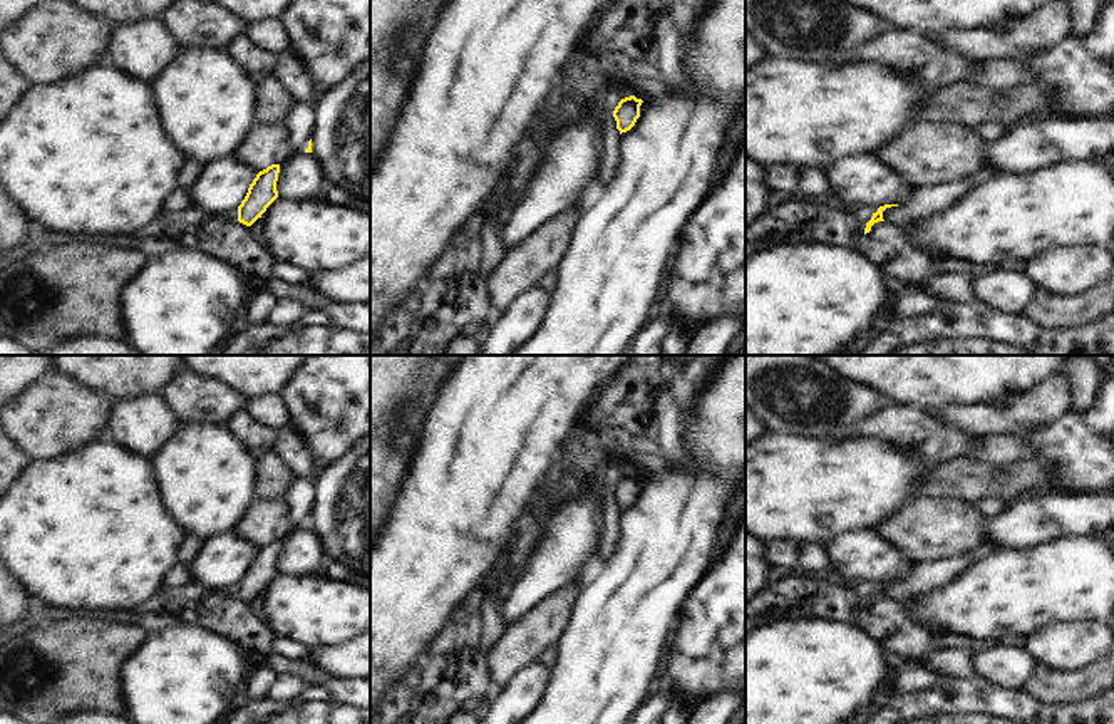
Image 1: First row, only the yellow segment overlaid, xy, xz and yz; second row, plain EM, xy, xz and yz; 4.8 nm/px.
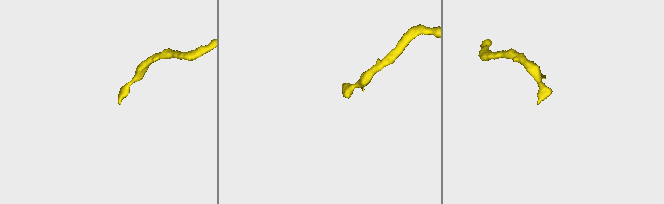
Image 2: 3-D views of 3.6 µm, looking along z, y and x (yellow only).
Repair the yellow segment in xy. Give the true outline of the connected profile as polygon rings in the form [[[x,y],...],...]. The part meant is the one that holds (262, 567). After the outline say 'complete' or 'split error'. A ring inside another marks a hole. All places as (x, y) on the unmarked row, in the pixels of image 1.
[[[271,540],[256,550],[256,553],[248,563],[245,575],[238,582],[240,598],[251,602],[278,573],[276,566],[278,548],[280,540]]] | complete

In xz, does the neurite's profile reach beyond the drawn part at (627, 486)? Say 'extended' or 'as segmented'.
as segmented

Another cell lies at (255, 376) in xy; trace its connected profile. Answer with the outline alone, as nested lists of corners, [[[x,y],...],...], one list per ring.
[[[184,355],[186,367],[224,380],[248,399],[280,392],[305,355]]]

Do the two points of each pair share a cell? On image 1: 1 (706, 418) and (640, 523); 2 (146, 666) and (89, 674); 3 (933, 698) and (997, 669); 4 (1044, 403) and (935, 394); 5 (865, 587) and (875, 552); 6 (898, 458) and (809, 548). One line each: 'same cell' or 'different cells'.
1: same cell
2: different cells
3: different cells
4: different cells
5: different cells
6: different cells

